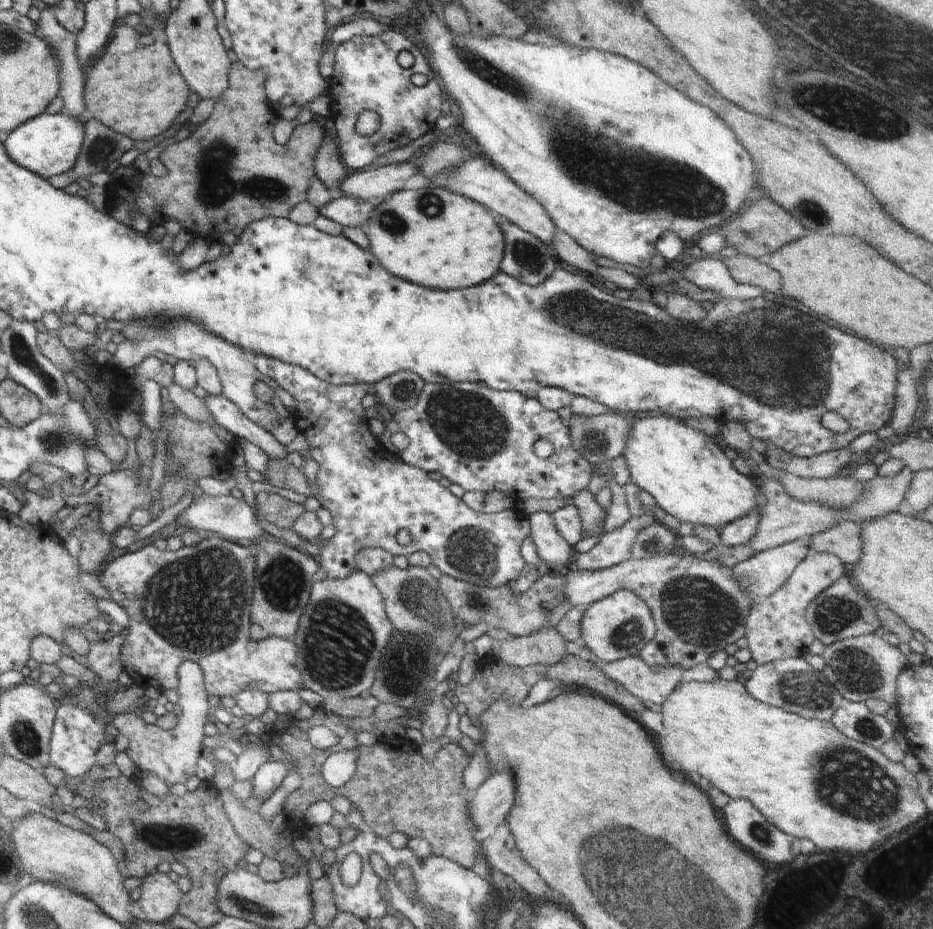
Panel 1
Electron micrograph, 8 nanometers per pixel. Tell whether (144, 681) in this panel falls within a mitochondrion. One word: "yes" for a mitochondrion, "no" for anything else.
no

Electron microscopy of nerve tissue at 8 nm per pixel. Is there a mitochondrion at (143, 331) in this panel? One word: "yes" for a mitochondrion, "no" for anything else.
yes

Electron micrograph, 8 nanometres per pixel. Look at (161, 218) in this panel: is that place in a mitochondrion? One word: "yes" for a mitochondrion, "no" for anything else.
no

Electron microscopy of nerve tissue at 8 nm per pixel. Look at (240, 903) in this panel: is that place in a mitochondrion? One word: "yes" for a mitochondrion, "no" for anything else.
yes

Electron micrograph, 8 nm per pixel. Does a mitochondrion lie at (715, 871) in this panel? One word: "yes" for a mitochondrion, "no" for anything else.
yes

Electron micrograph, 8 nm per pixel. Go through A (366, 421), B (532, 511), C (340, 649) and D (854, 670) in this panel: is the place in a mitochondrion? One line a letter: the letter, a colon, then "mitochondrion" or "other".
A: other
B: other
C: mitochondrion
D: mitochondrion

